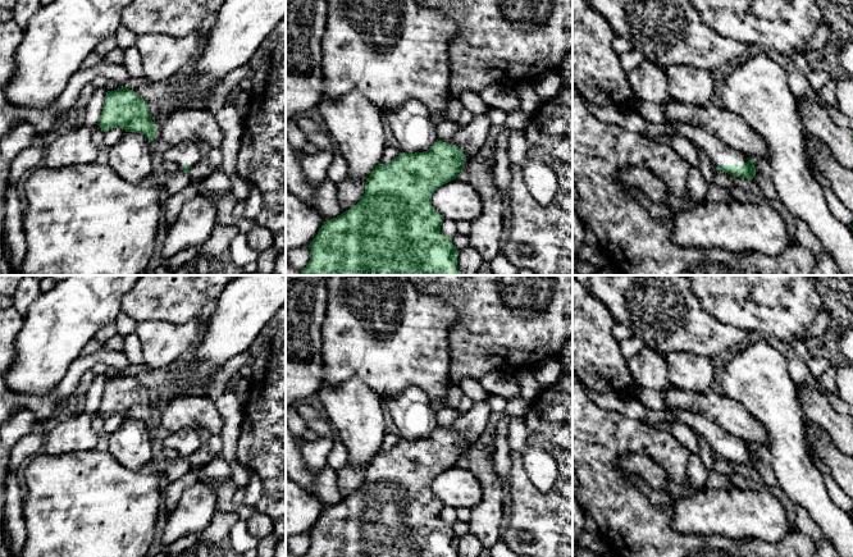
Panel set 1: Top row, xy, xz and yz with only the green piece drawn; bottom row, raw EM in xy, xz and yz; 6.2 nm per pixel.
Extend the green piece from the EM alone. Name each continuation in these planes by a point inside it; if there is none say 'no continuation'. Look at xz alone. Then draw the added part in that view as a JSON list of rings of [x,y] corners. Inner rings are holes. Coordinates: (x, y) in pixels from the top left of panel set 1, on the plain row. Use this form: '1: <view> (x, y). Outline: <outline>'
1: xz (471, 425). Outline: [[[491,396],[483,401],[474,402],[474,406],[453,423],[453,429],[459,433],[465,443],[470,444],[480,439],[487,428],[489,428],[488,419],[492,414]]]

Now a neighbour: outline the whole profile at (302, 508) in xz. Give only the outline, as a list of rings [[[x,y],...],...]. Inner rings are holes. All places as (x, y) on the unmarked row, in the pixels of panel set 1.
[[[286,475],[286,539],[309,533],[324,511],[320,499]]]

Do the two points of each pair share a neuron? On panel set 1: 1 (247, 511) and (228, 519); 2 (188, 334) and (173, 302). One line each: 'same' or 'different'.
1: different
2: different

